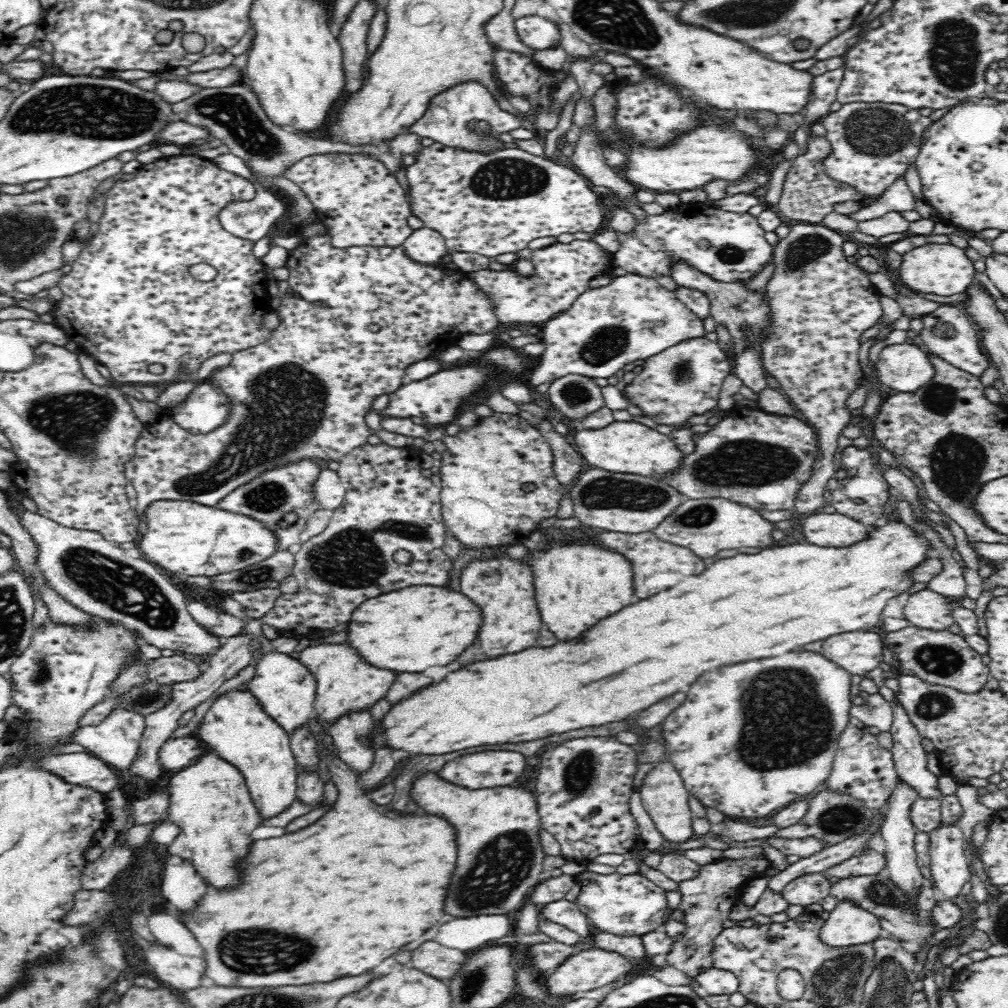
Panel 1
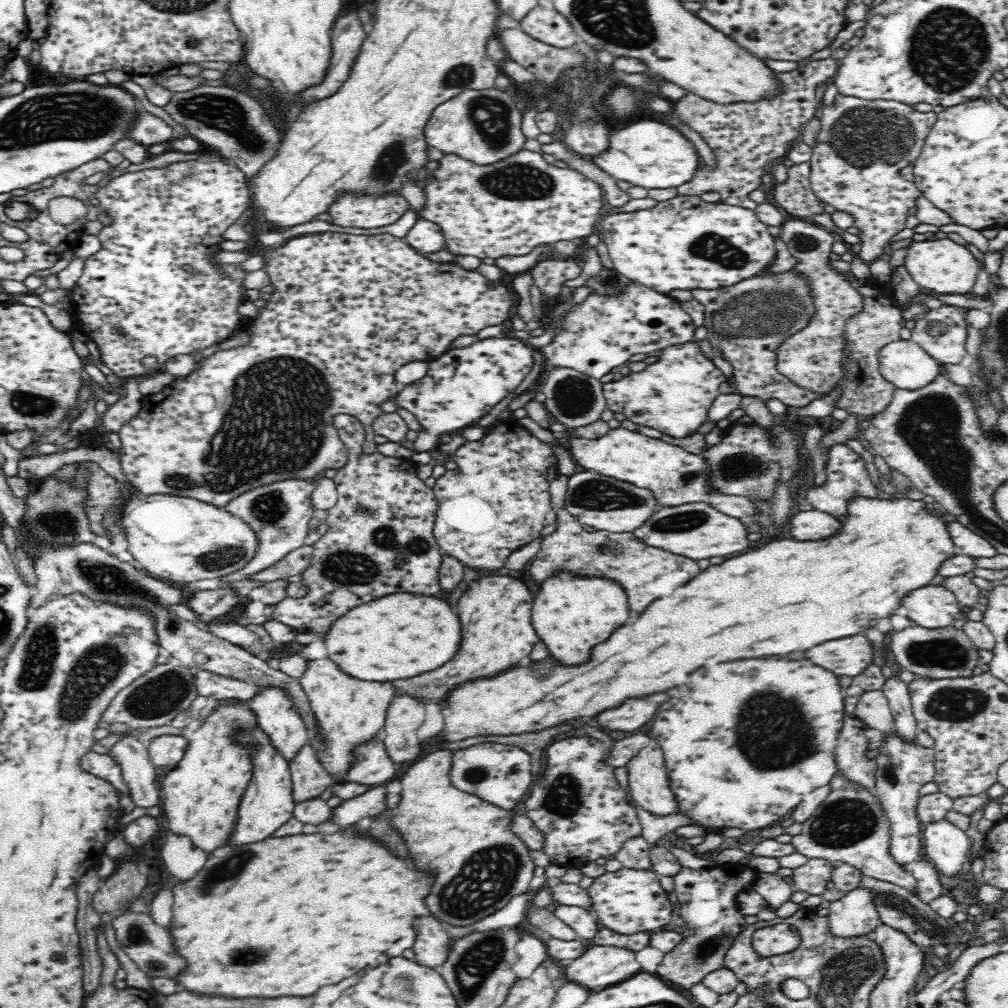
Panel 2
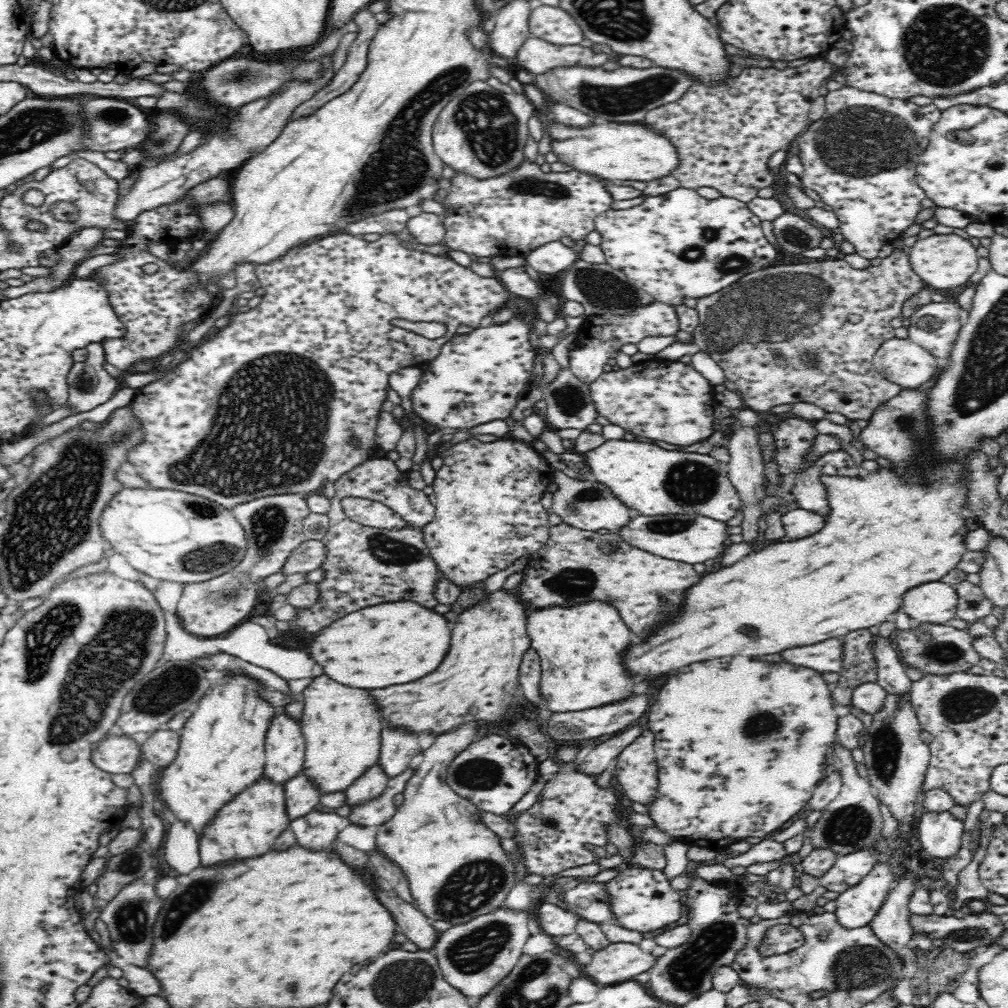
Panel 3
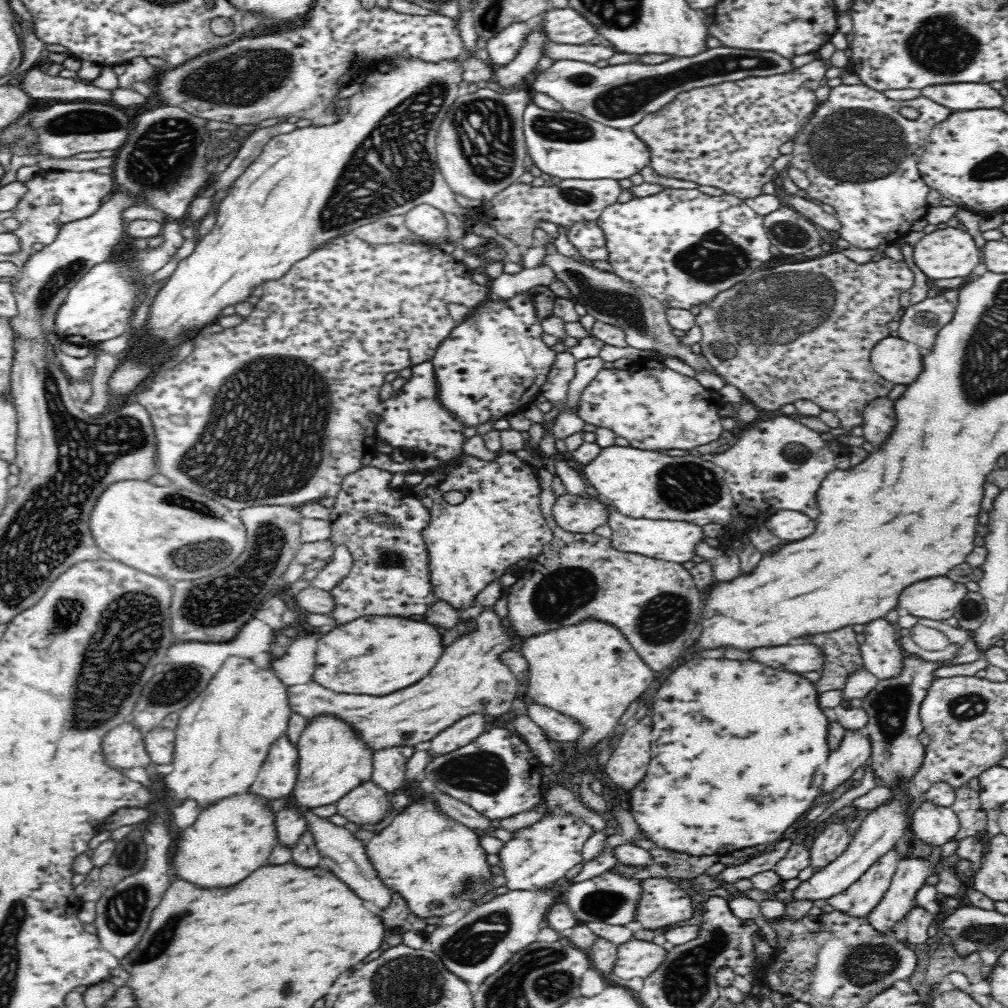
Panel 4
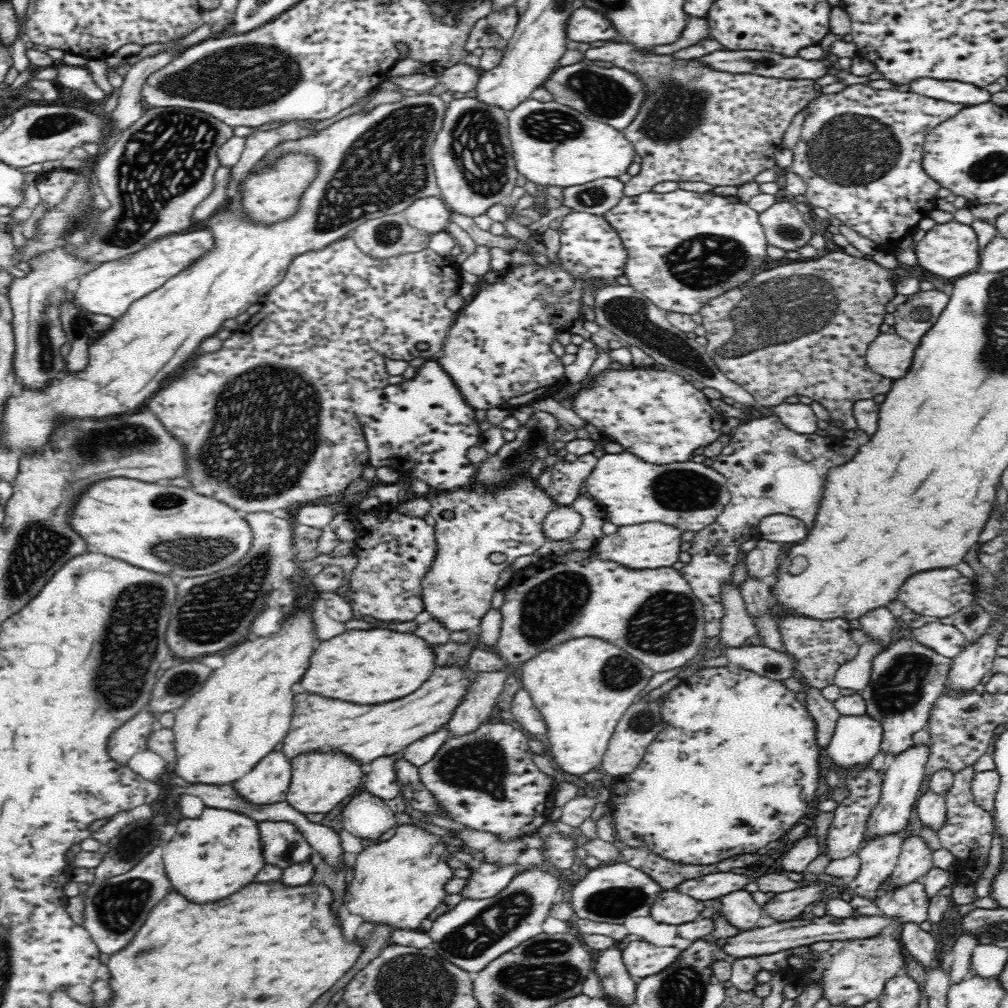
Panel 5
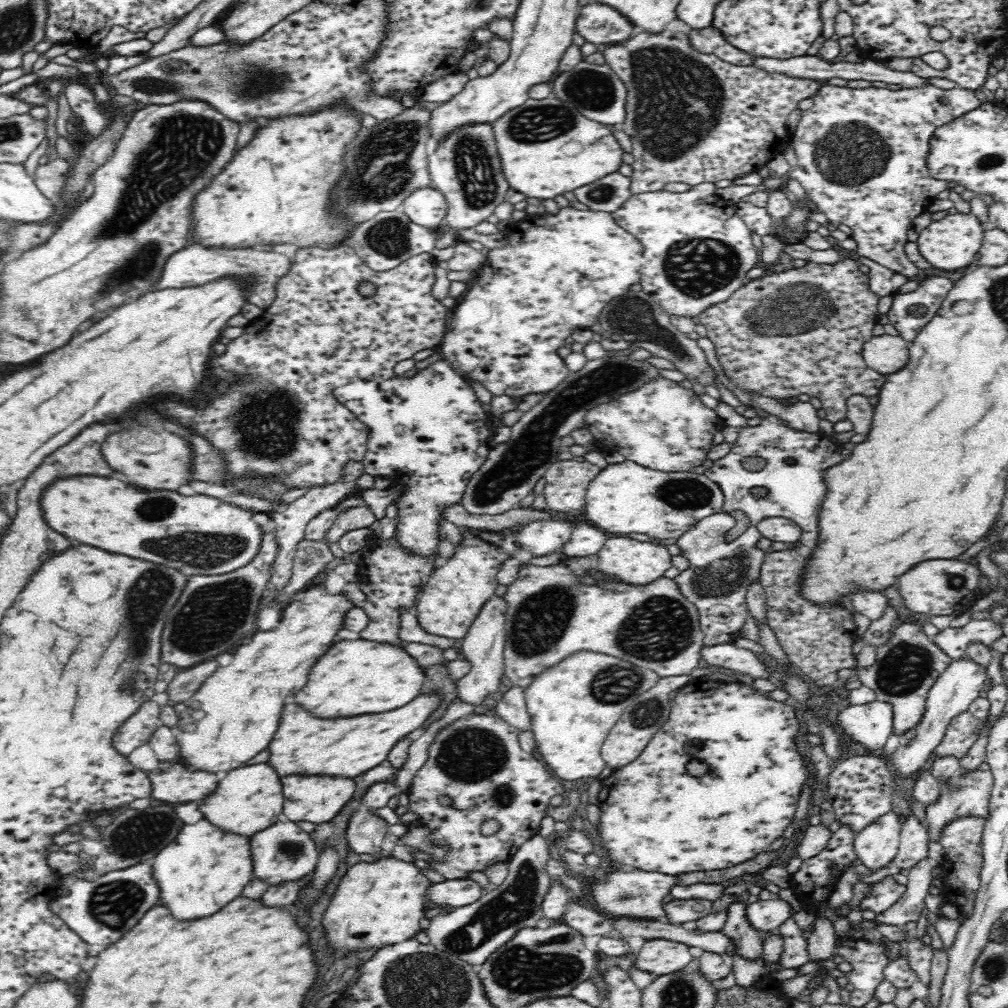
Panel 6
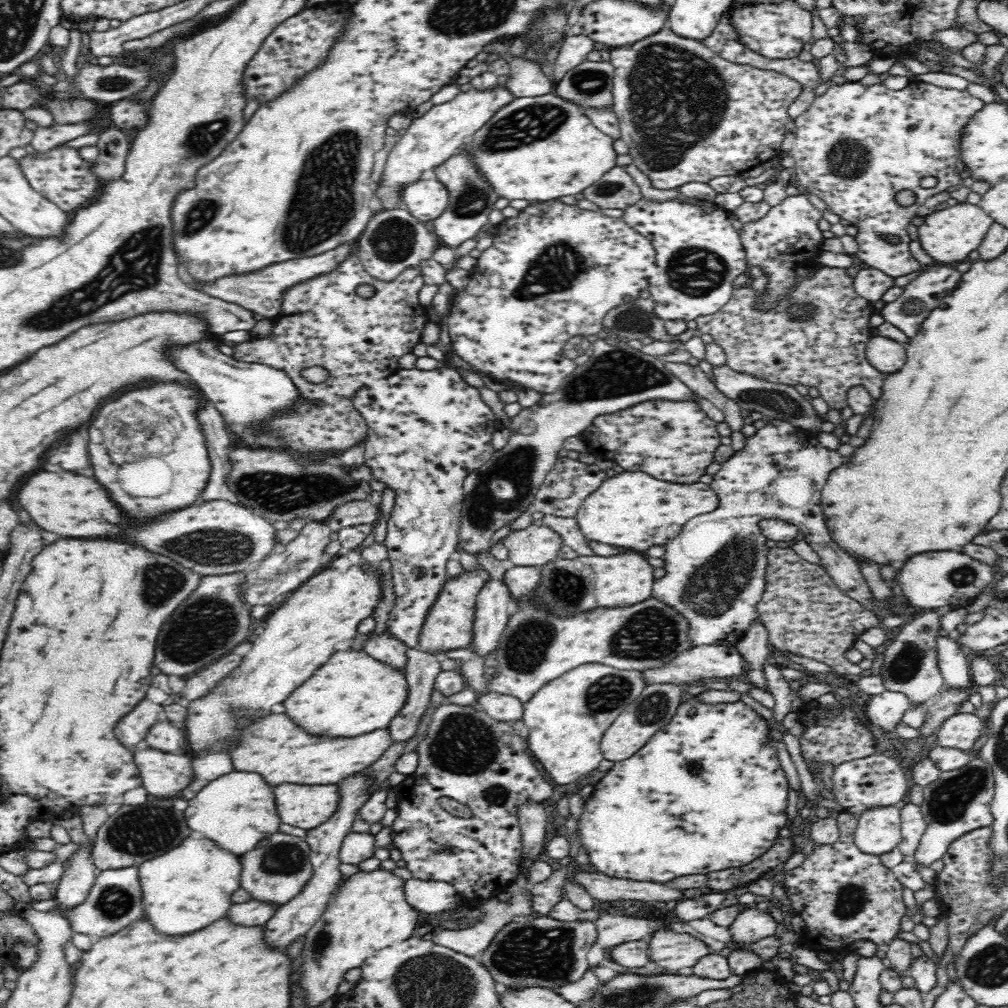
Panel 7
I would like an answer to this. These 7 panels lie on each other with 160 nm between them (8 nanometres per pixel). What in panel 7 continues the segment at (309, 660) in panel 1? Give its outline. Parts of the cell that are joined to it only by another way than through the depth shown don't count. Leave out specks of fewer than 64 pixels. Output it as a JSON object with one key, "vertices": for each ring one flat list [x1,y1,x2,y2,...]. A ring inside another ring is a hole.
{"vertices":[[284,782,273,787,277,813,284,824,310,831,324,824,336,812,339,785,300,785]]}

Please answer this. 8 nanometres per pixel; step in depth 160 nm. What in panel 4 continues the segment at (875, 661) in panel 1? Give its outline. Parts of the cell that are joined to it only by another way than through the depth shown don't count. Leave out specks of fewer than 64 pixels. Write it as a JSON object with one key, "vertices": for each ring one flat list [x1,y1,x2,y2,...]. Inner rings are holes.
{"vertices":[[794,642,774,648,756,648,750,654,756,662,796,674,820,671,825,661,825,654,821,652,821,648,806,642]]}

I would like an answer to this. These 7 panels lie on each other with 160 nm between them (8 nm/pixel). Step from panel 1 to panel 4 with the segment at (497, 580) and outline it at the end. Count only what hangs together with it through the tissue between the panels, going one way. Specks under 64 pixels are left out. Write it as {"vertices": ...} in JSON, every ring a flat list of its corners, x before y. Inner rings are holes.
{"vertices":[[485,609,475,620,474,631,458,636,446,646,434,670,420,682,398,690,396,694,372,696,368,694,336,693,312,679,306,684,287,688,288,705,296,714,310,719,318,714,335,714,345,720,374,751,392,746,410,746,428,742,437,734,465,716,480,713,500,717,513,708,519,680,506,666,500,655,518,650,520,640,514,637,506,618,496,611]]}

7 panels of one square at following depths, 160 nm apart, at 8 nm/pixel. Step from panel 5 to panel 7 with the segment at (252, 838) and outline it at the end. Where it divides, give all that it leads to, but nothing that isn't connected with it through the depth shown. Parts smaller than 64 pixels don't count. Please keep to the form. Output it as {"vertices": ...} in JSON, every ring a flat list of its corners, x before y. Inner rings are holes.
{"vertices":[[190,834,180,842,178,848,169,850,156,858,151,858,139,865,140,884,143,890,143,903,146,918,154,924,154,928,162,934,190,934,194,930,206,928,214,920,222,918,232,906,232,895,240,889,240,873,242,870,241,855,234,854,200,834]]}

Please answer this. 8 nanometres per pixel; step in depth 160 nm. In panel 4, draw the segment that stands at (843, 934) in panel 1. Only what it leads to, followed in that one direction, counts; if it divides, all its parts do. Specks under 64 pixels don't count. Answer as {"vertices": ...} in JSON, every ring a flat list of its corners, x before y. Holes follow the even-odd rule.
{"vertices":[[895,848,884,853,854,884,825,902,854,918,868,916,889,889,898,861]]}

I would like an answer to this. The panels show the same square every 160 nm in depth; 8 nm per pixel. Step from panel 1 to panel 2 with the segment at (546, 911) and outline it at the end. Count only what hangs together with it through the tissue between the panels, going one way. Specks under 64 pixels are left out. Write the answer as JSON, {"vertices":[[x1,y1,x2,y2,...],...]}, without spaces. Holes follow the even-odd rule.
{"vertices":[[555,904,552,911,562,922,571,926,582,940,591,940,600,930,600,922,594,913,581,906,568,906,566,904]]}

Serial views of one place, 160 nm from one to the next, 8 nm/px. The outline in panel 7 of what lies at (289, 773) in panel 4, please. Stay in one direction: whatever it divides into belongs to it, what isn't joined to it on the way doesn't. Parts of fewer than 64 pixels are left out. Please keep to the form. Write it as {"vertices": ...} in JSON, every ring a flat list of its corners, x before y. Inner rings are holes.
{"vertices":[[235,770,209,782,188,797,185,821,192,833,213,840,220,848,234,854,246,854,275,834,281,823,273,787,262,774]]}

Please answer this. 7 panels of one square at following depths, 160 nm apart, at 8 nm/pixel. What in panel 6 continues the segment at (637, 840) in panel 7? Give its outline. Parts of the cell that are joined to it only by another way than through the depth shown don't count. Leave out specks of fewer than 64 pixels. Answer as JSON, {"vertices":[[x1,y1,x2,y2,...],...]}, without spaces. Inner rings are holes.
{"vertices":[[707,676,692,679,686,687,679,690,670,704,668,720,664,722,660,730,652,737,646,745,642,754,630,762,628,766,614,770,614,773,601,781,598,805,601,810,601,817,598,830,604,846,609,848,610,858,628,864,631,868,641,868,642,870,658,871,662,874,680,874,680,872,694,872,697,870,718,870,720,868,730,868,740,862,746,862,756,856,761,856,768,851,768,846,772,842,780,839,782,834,795,821,794,813,802,789,807,783,808,770,804,756,800,755,797,747,797,738,804,733,805,723,800,716,796,715,796,706,791,702,778,702,769,696,770,692,756,690,753,683,746,684,739,681,722,681,708,679],[700,760,708,764,708,770,704,776,696,778,688,774,684,768,688,762]]}

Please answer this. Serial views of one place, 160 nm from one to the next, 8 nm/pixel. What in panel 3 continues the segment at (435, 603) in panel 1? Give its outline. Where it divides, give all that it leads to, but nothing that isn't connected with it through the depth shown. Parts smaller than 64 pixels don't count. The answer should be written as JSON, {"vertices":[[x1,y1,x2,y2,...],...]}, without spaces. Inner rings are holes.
{"vertices":[[384,602,376,606,368,606,354,614,332,622,315,636,311,643,311,656,323,668,323,673,332,680,352,686,352,688,386,688,390,684,404,684,418,680,440,666,444,654,450,646,450,628,448,620,442,614,436,614,430,608,424,608,416,602]]}

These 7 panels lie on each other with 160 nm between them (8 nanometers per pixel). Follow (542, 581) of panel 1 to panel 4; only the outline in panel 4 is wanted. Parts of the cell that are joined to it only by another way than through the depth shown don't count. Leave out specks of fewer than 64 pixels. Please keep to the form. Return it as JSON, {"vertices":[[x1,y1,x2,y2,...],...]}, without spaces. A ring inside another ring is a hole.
{"vertices":[[587,619,576,625,564,626,548,633,522,638,519,649,524,658,528,660,527,694,533,699,533,703,567,714,585,726,585,733,578,741,580,752,586,752,588,748,612,733,618,720,630,706,628,702,634,702,636,698,640,698,655,679,652,675,654,671,642,662,642,658,636,654,636,650,632,650,632,646,624,638,624,634,620,634,620,630,616,630,616,626,608,626,606,622,596,621,596,619]]}

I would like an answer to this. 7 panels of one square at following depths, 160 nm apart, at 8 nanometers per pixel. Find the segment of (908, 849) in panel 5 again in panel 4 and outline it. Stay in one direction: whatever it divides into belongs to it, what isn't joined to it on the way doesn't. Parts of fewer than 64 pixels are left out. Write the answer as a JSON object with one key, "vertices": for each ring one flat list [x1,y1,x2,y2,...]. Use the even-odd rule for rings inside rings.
{"vertices":[[905,858,899,859,896,872,891,880,891,885,876,905,874,910,866,917,866,921,880,933,888,935,893,932,894,927,899,921,906,920,907,913,915,904,916,893,926,885,926,878,930,876,931,866,928,859,924,858]]}

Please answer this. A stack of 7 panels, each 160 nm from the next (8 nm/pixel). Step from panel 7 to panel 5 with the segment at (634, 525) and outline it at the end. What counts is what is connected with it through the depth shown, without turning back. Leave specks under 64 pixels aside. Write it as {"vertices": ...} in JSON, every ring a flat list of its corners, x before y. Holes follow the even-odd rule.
{"vertices":[[627,450,619,453,604,453,598,458,594,470,586,476,583,491,605,513,606,520,616,526,630,526,642,522,663,522,682,530,702,530,720,516,731,499,726,478,711,466,691,460,650,464]]}

